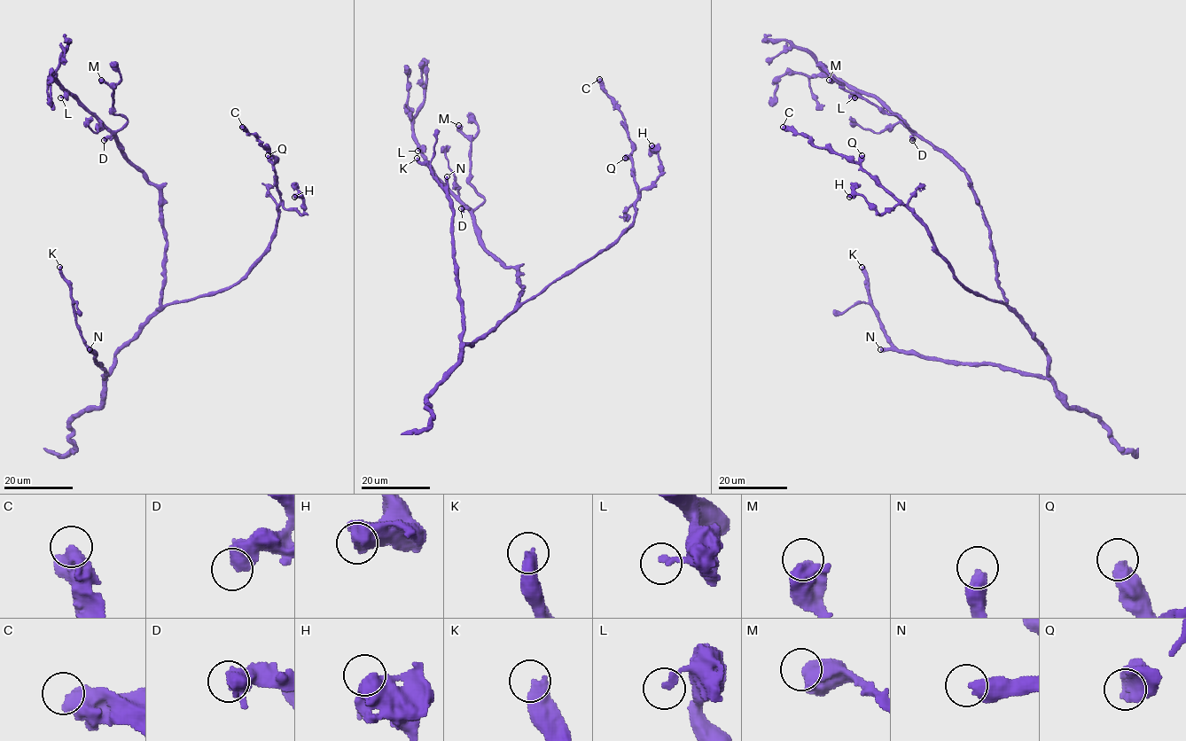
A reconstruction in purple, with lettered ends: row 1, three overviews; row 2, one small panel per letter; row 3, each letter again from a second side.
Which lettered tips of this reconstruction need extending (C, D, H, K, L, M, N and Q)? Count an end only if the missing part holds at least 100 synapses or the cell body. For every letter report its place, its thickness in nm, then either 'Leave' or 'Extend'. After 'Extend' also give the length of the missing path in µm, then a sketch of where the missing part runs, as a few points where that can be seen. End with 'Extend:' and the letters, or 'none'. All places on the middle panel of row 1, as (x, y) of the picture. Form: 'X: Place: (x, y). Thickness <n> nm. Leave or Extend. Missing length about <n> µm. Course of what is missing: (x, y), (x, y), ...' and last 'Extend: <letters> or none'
C: Place: (599, 79). Thickness 650 nm. Leave
D: Place: (461, 208). Thickness 440 nm. Leave
H: Place: (651, 145). Thickness 750 nm. Leave
K: Place: (417, 158). Thickness 500 nm. Extend. Missing length about 50 µm. Course of what is missing: (417, 158), (412, 145), (408, 160), (412, 153), (410, 144), (403, 136), (409, 126), (402, 110)
L: Place: (417, 151). Thickness 200 nm. Leave
M: Place: (458, 125). Thickness 800 nm. Leave
N: Place: (447, 176). Thickness 500 nm. Extend. Missing length about 120 µm
Q: Place: (625, 158). Thickness 650 nm. Leave
Extend: K, N

